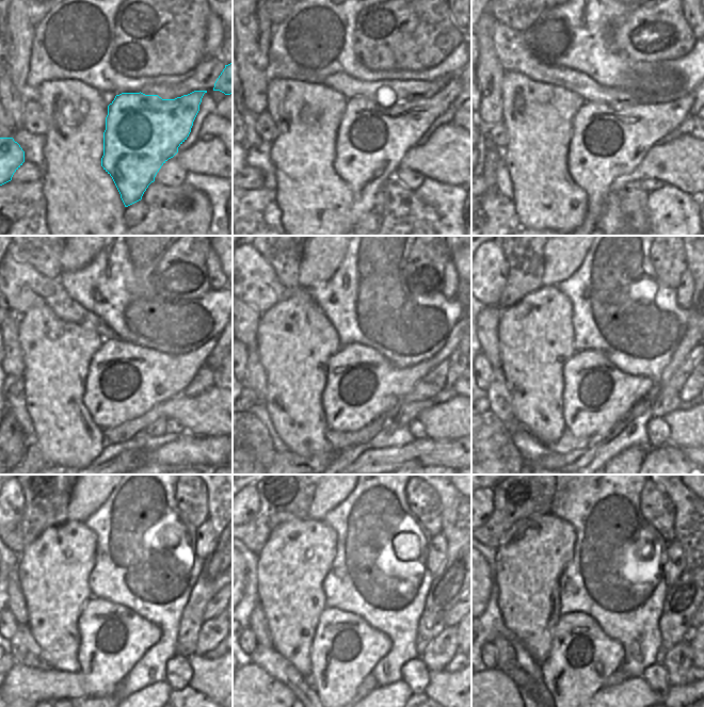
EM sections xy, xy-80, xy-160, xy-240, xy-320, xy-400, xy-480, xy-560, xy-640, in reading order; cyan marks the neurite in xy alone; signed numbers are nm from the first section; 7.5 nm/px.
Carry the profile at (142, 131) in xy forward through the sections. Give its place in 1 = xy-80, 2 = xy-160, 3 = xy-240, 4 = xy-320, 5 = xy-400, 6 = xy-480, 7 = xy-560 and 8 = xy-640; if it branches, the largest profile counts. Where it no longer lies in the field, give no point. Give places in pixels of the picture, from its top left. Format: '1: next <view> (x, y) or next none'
1: next xy-80 (372, 141)
2: next xy-160 (606, 144)
3: next xy-240 (125, 381)
4: next xy-320 (362, 385)
5: next xy-400 (596, 395)
6: next xy-480 (113, 639)
7: next xy-560 (346, 648)
8: next xy-640 (581, 657)

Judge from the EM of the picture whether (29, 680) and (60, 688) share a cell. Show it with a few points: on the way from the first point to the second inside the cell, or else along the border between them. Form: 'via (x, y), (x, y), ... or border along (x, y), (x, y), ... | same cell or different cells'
via (36, 686), (52, 686) | same cell

